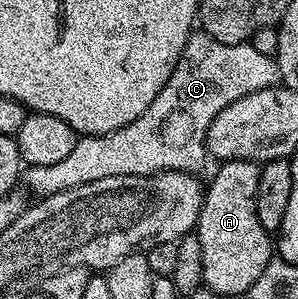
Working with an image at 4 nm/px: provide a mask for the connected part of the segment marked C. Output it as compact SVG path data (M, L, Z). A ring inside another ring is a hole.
M194 31L190 33L183 47L179 63L175 63L175 71L171 71L171 79L167 79L163 91L155 95L155 103L151 103L151 107L147 107L147 111L139 115L139 119L98 137L82 136L75 143L71 155L65 156L60 163L51 163L51 167L28 166L23 173L23 185L26 185L24 188L30 194L37 193L33 195L43 198L51 196L52 193L67 191L71 187L79 187L83 183L95 183L95 179L107 179L115 175L146 177L152 173L167 171L196 174L197 168L207 161L205 136L215 117L225 107L231 107L231 103L235 103L237 99L243 99L248 93L274 88L278 81L276 60L255 51L253 44L228 45L211 39L211 35L203 31Z

